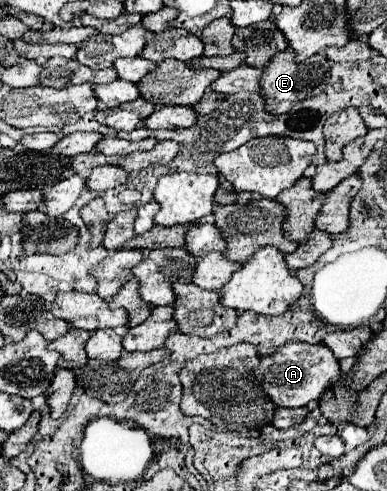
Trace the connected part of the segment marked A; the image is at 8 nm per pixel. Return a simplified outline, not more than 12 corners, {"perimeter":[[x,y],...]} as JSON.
{"perimeter":[[289,341],[253,375],[277,407],[305,407],[339,379],[325,345]]}

